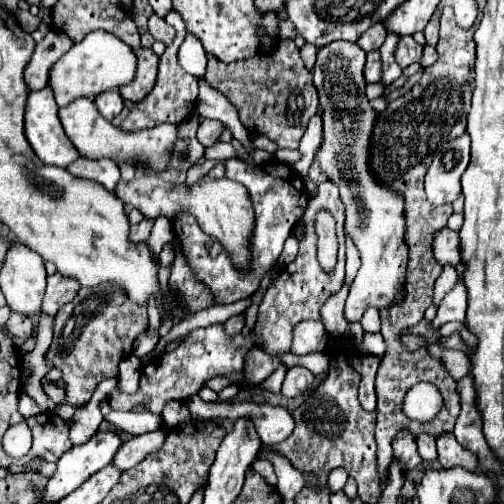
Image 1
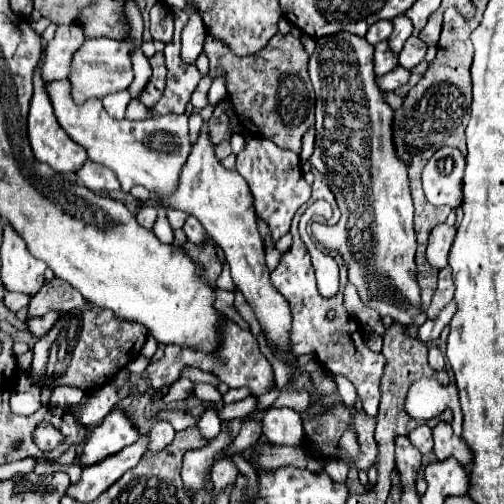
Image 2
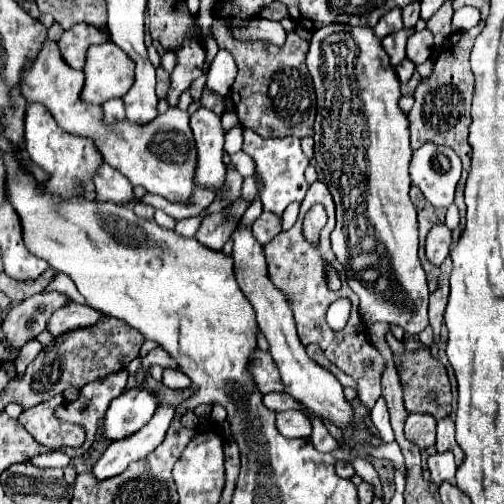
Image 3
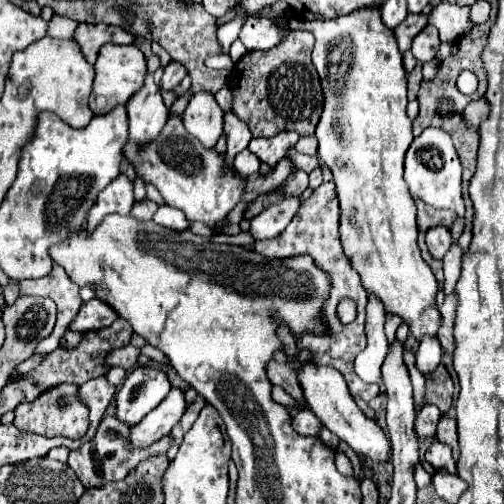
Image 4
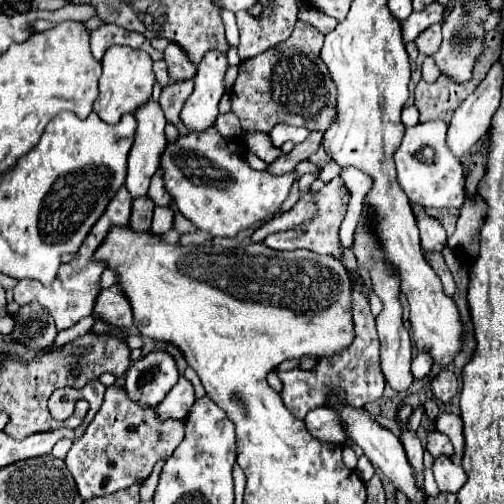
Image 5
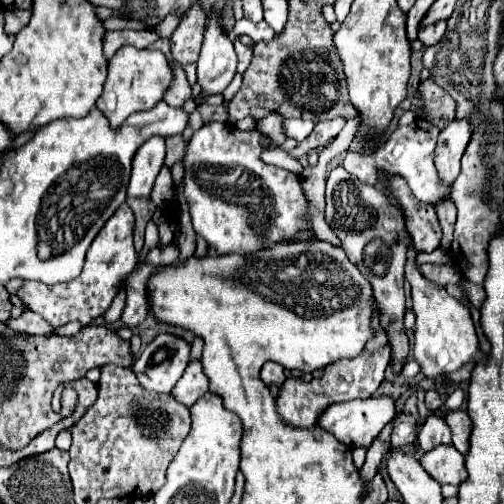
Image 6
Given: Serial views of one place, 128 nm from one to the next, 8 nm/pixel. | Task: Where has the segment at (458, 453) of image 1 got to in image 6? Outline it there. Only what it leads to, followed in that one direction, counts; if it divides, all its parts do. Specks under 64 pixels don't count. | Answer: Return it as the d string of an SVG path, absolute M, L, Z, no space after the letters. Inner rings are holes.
M454 410L454 412L448 412L444 418L452 430L454 448L460 450L462 456L466 456L468 448L470 448L470 432L472 432L472 420L470 420L468 412L466 410Z

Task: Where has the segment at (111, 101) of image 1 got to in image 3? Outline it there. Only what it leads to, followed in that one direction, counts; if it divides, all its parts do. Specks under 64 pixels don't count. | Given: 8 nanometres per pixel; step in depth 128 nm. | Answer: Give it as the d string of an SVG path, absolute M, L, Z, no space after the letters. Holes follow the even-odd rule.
M120 98L108 100L104 104L104 122L106 124L116 124L120 120L124 120L124 102Z

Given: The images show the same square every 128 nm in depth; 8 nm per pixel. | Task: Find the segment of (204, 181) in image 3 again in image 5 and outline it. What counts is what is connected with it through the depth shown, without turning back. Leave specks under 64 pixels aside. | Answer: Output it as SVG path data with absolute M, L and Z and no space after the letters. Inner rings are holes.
M206 52L198 64L198 72L194 76L194 92L186 100L180 120L192 130L202 132L216 122L218 116L218 100L224 94L224 76L230 68L226 54L222 52Z

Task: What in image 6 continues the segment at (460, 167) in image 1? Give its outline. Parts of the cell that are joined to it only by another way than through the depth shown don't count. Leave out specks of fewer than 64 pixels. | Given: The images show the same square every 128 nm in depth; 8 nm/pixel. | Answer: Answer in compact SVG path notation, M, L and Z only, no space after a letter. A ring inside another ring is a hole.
M418 118L410 126L398 126L392 132L392 136L388 138L388 142L372 154L362 152L358 148L350 148L344 162L342 162L342 166L366 184L374 184L374 168L384 168L388 174L398 174L398 176L406 178L410 190L414 192L414 196L418 200L422 200L426 204L436 204L438 200L442 200L450 192L450 188L444 188L440 184L438 172L436 172L434 160L432 160L438 134L440 134L440 128L436 128L432 122L428 122L424 118Z

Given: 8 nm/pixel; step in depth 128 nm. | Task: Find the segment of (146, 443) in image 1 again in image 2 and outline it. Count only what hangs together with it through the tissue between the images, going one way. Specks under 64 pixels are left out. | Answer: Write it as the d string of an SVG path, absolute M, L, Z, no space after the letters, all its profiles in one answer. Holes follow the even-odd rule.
M158 422L152 426L150 430L150 452L160 452L162 448L166 448L172 440L174 440L174 428L170 422Z

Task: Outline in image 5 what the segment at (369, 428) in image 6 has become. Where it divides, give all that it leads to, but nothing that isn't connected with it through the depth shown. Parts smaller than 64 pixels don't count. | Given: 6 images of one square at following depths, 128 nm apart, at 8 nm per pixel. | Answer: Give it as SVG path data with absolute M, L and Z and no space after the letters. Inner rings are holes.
M322 406L322 408L308 412L304 422L306 422L308 432L322 442L332 442L332 444L340 444L340 446L352 444L350 436L346 434L346 430L342 426L340 414L336 414L336 410L330 406ZM362 455L358 459L356 472L364 482L368 482L374 476L375 468L370 460L365 455Z

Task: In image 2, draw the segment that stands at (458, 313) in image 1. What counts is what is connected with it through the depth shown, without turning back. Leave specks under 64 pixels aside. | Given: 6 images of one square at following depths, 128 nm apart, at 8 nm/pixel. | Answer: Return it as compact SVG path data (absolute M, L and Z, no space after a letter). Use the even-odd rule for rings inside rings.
M450 302L450 304L440 312L440 316L438 316L436 320L430 320L430 318L428 318L428 320L418 328L418 338L420 338L422 342L426 342L426 344L438 340L442 328L450 322L452 314L454 314L454 302Z

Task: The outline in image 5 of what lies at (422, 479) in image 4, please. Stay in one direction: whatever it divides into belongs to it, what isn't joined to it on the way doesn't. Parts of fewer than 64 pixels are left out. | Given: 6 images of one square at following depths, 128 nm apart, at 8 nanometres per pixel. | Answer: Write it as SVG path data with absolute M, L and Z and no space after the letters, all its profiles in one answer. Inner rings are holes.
M424 469L423 486L426 494L429 496L437 496L440 493L431 469Z

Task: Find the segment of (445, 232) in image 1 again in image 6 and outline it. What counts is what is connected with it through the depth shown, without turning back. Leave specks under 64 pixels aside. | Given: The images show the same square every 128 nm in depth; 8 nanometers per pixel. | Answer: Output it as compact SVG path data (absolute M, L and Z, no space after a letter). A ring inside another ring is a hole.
M378 170L378 182L384 186L392 202L406 214L406 228L412 236L416 252L432 252L440 244L440 224L432 204L424 204L408 192L402 176L388 176L388 172Z

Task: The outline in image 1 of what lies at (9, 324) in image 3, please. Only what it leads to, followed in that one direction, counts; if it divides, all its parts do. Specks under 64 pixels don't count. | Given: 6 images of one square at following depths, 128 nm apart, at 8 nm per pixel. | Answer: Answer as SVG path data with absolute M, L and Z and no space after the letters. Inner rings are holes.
M58 272L48 276L48 286L46 286L44 300L42 300L42 312L48 316L56 316L58 308L74 300L74 296L78 294L78 288L80 286L76 280L68 280Z

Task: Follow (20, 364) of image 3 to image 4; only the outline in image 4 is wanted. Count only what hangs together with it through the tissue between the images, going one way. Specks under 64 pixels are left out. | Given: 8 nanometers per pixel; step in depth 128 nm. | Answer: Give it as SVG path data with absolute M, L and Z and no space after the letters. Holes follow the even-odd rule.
M54 266L52 272L38 280L22 280L20 282L20 294L22 296L44 296L52 298L58 306L58 320L54 326L52 336L44 338L42 344L38 344L36 352L52 352L56 346L60 346L60 338L68 332L70 322L76 318L76 312L82 306L82 298L78 296L78 286L72 284L70 276L60 268Z

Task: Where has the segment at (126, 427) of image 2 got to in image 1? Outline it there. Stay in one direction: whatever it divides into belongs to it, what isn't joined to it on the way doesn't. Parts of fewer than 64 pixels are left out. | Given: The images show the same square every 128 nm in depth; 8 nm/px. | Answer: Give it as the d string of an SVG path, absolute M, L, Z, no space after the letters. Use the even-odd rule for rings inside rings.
M98 432L88 442L80 444L80 446L72 446L58 460L58 468L42 492L42 502L60 502L64 496L74 492L86 478L90 478L94 472L98 472L100 468L110 464L114 460L116 452L120 450L120 446L122 446L122 438L116 432Z

